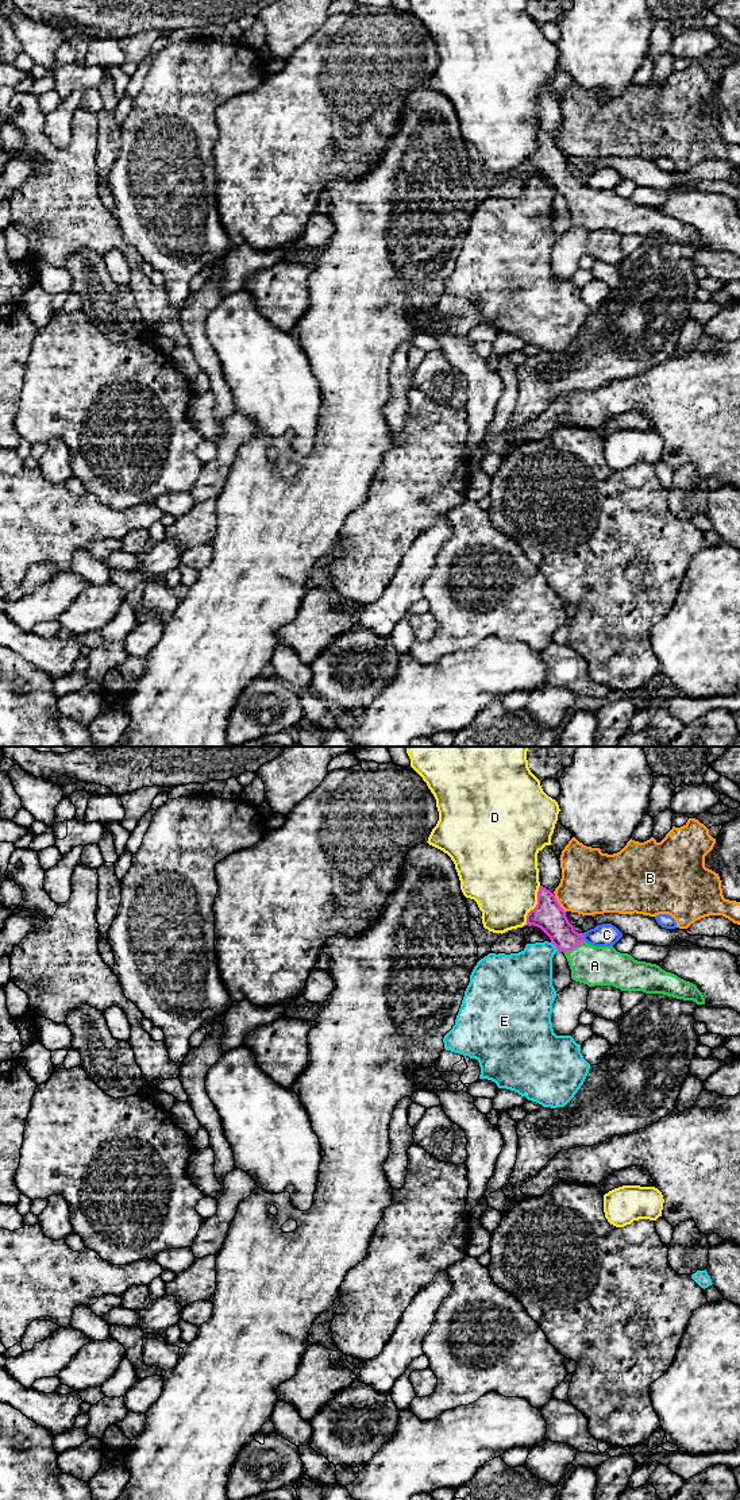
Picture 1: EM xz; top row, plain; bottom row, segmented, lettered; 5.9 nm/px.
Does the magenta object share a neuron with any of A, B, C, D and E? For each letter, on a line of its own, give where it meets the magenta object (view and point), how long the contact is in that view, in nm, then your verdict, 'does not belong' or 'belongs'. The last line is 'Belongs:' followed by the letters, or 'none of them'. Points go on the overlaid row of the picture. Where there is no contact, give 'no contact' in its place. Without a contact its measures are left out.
A: xz (573, 947) | 150 nm | belongs
B: xz (558, 903) | 120 nm | does not belong
C: xz (582, 936) | 40 nm | does not belong
D: xz (536, 905) | 240 nm | does not belong
E: xz (555, 945) | 80 nm | does not belong
Belongs: A

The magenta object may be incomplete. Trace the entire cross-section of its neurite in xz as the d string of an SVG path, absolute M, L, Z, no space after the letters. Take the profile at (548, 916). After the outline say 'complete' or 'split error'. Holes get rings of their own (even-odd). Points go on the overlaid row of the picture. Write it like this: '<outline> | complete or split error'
M543 886L537 891L536 907L527 915L527 925L540 928L558 952L564 953L571 979L575 982L589 987L613 986L621 991L663 994L705 1005L705 998L695 984L666 972L659 965L637 961L613 946L587 944L583 933L574 930L555 895Z | split error

